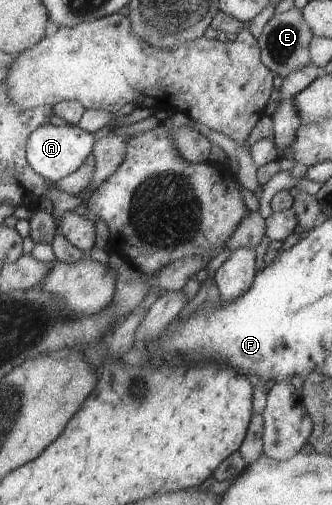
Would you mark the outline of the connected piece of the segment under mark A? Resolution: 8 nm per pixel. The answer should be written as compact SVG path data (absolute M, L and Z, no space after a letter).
M51 123L41 125L28 138L26 156L32 169L39 176L51 181L59 180L75 172L78 166L92 151L93 139L90 133L81 130L76 124L71 126L54 126Z

